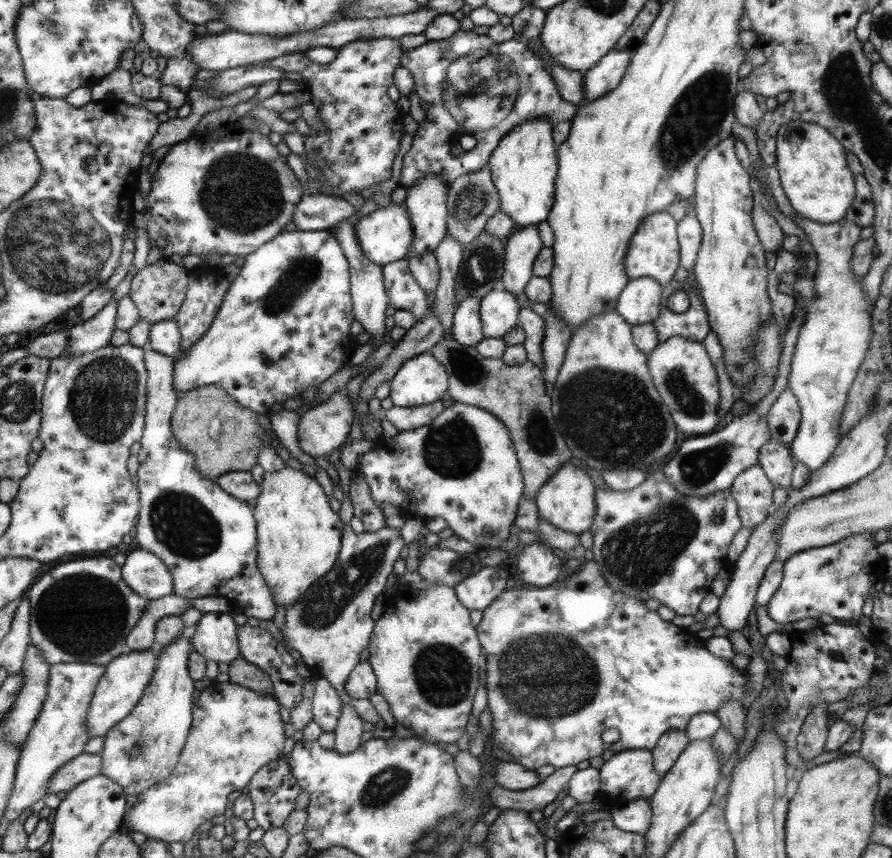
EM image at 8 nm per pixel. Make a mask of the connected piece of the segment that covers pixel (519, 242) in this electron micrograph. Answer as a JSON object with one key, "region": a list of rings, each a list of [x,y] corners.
{"region":[[[536,225],[524,227],[506,239],[501,278],[506,291],[514,295],[524,292],[533,277],[533,264],[542,247]]]}

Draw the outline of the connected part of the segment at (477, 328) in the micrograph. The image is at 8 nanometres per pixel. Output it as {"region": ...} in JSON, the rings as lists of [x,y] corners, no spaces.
{"region":[[[468,297],[455,310],[452,337],[464,346],[475,347],[485,337],[480,316],[481,299]]]}

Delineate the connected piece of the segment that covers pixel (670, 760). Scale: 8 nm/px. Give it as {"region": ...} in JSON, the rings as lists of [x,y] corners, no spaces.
{"region":[[[682,729],[666,731],[656,746],[651,750],[654,753],[656,772],[662,778],[691,744],[691,739]]]}

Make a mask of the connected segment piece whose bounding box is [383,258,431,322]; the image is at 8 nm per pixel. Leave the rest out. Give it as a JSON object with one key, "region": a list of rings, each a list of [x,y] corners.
{"region":[[[406,258],[386,263],[383,266],[385,287],[391,305],[397,310],[407,310],[413,314],[416,322],[422,322],[429,313],[430,304],[425,290],[415,281]]]}

